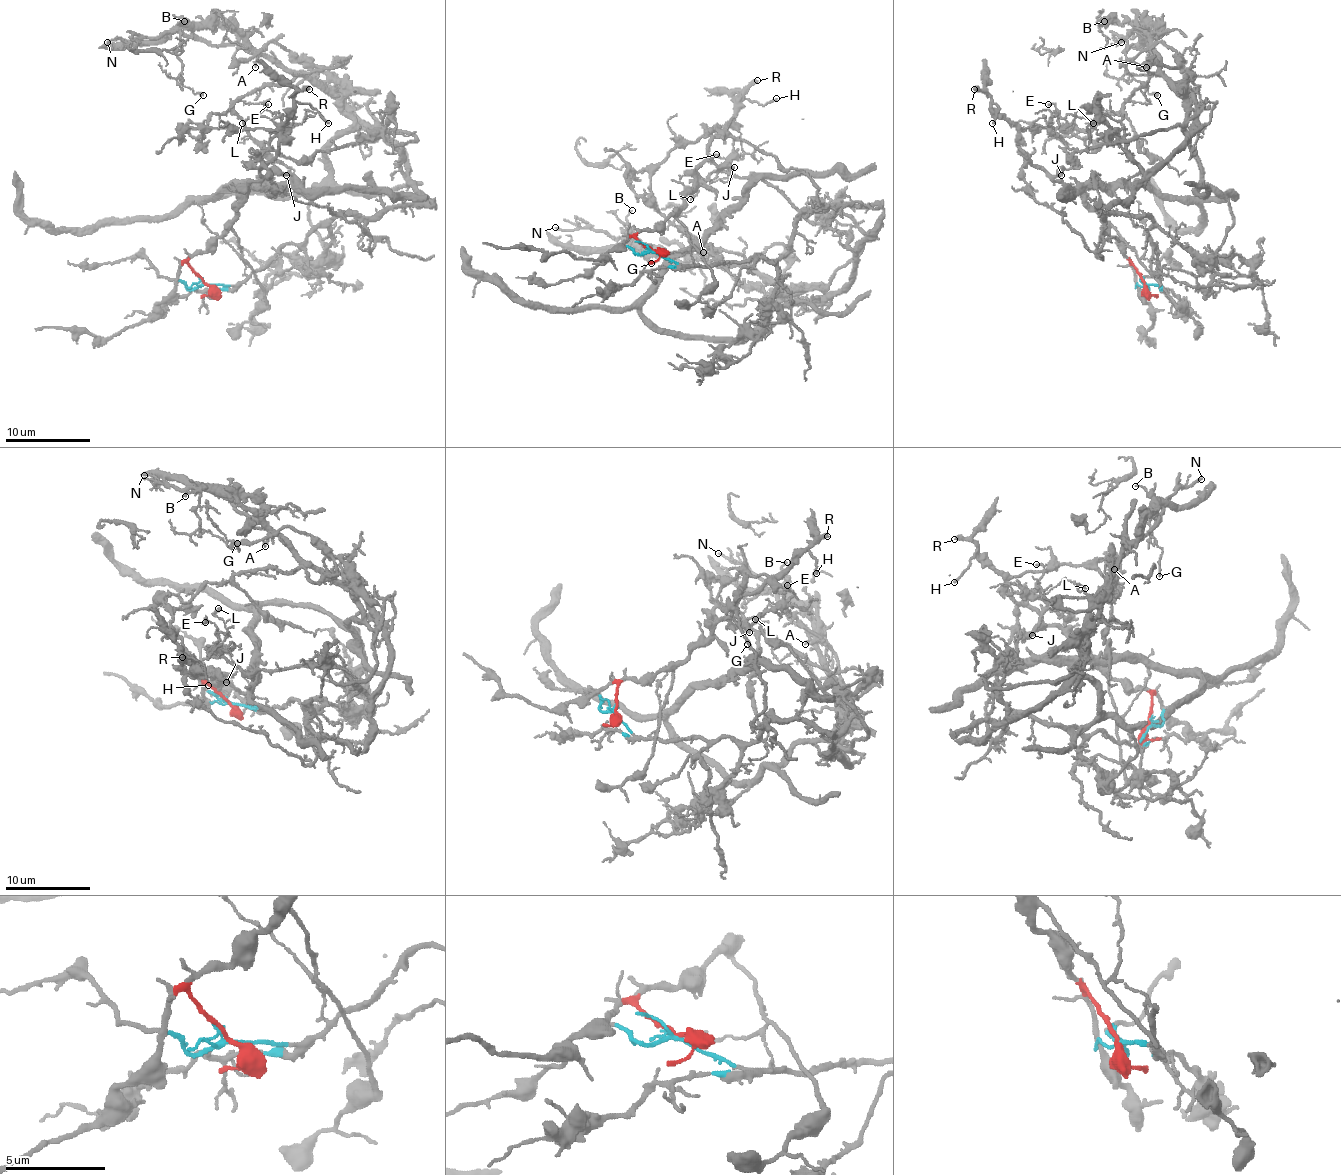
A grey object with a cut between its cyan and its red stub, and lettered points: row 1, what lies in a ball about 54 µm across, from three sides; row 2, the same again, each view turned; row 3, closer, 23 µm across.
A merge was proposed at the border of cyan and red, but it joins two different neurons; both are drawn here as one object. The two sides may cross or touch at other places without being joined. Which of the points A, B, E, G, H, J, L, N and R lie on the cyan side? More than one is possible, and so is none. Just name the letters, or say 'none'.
A, B, E, G, L, N

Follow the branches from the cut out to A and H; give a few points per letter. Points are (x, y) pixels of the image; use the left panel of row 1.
A: (201, 281), (242, 283), (318, 228), (333, 255), (310, 200), (352, 119), (293, 70), (257, 53), (254, 66)
H: (203, 281), (188, 260), (235, 215), (246, 187), (276, 155), (286, 117), (310, 104), (329, 123)

